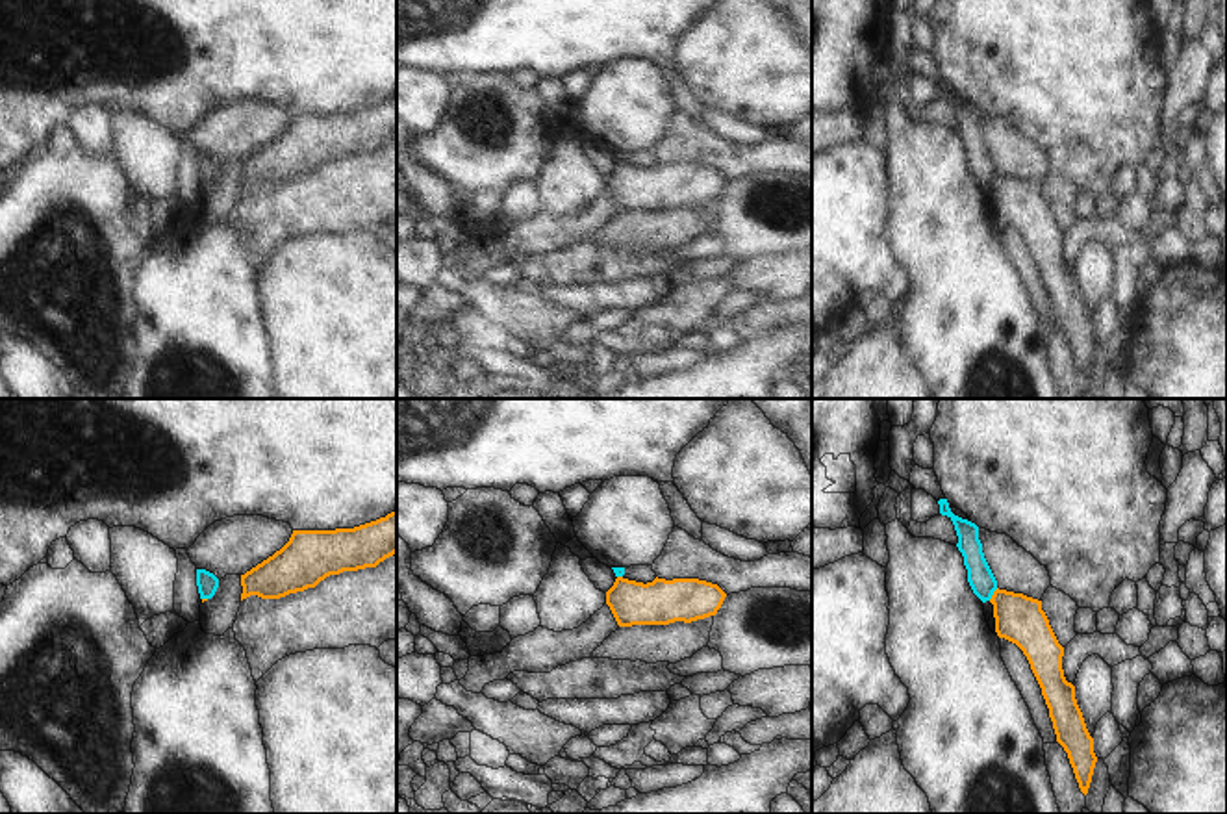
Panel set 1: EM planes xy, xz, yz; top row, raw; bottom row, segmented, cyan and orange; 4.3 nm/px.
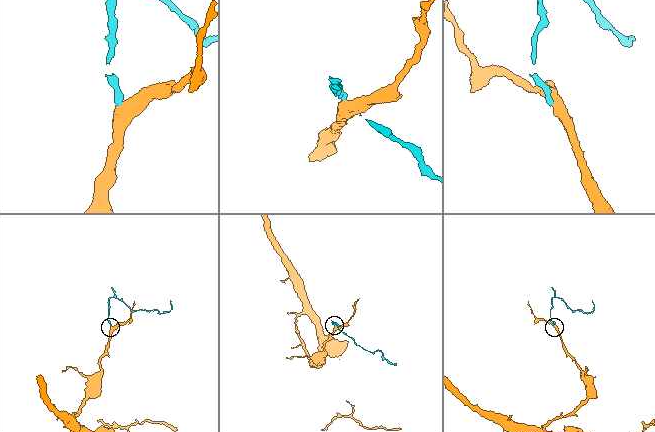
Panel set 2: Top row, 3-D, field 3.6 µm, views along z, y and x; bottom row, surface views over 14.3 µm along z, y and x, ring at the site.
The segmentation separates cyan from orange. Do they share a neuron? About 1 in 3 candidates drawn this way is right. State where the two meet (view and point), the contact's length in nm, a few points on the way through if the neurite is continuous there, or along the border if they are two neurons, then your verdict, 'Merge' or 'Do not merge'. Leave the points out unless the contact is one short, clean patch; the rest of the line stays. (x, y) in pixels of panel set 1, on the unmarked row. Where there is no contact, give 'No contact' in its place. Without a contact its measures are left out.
Touches cyan at yz (992, 178). Shared border 70 nm. Boundary: yz (998, 173), (988, 184). Do not merge.

